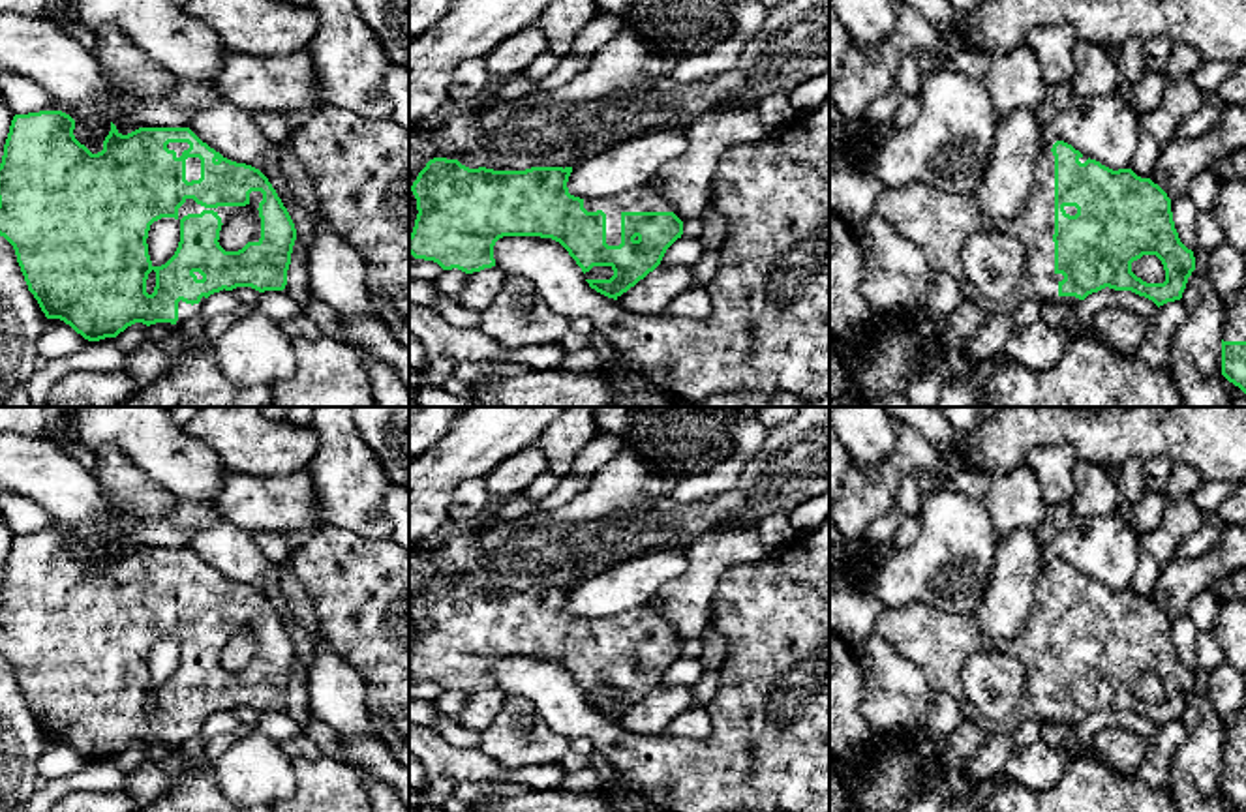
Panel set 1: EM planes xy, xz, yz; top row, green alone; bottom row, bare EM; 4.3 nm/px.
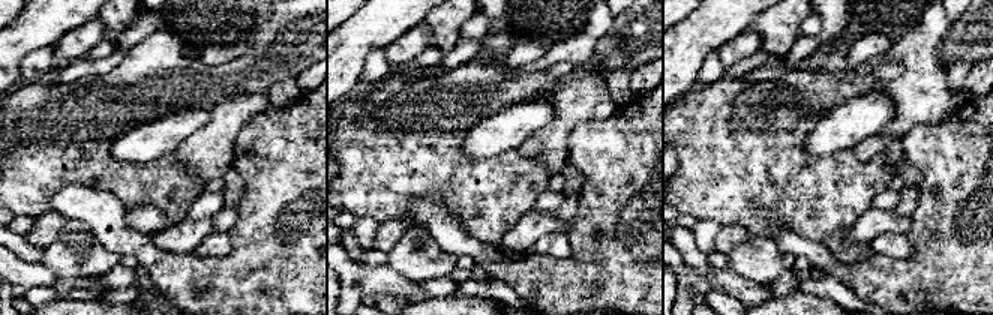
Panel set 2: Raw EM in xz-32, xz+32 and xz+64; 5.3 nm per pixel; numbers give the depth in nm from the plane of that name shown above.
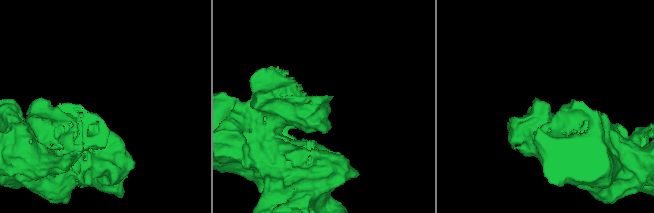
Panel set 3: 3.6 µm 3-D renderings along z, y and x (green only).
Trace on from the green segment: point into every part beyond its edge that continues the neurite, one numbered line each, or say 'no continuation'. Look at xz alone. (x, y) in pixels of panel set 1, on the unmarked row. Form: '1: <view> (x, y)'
1: xz (642, 619)

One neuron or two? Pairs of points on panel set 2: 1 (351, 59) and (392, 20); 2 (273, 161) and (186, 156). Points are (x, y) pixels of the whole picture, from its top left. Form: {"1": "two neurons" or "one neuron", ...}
{"1": "one neuron", "2": "two neurons"}

